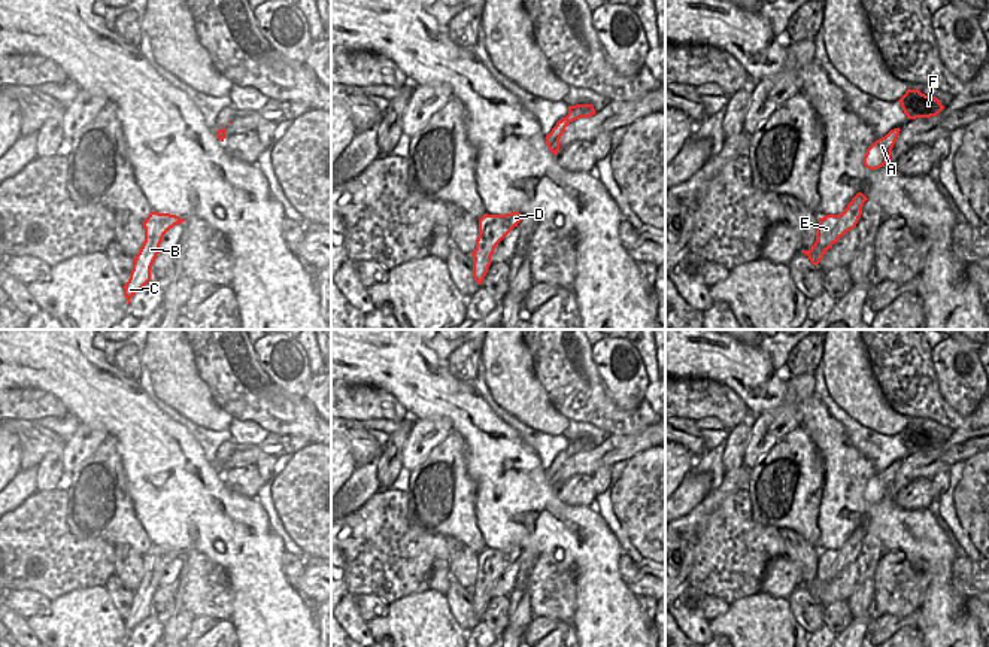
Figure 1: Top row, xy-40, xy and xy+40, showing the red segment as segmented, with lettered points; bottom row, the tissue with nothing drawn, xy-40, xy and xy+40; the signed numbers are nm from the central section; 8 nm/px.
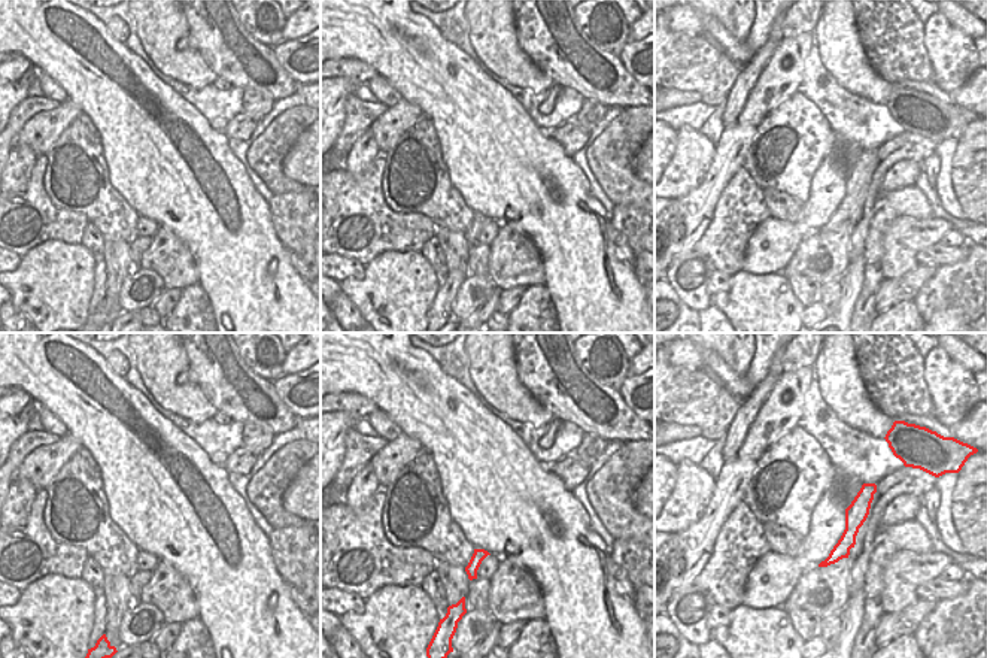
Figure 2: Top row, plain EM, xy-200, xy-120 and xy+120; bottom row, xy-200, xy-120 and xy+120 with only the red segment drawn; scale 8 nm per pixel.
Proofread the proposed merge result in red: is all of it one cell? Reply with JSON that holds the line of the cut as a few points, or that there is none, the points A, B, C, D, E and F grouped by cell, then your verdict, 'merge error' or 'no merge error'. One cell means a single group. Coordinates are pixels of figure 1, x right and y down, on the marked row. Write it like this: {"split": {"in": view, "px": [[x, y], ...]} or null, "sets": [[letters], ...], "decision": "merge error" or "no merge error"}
{"split": {"in": "xy", "px": [[564, 118], [570, 121]]}, "sets": [["A", "B", "C", "D", "E"], ["F"]], "decision": "merge error"}

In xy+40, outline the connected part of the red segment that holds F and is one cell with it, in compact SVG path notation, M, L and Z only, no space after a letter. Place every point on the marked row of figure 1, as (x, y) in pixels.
M910 88L898 101L908 119L937 116L944 109L938 98Z

